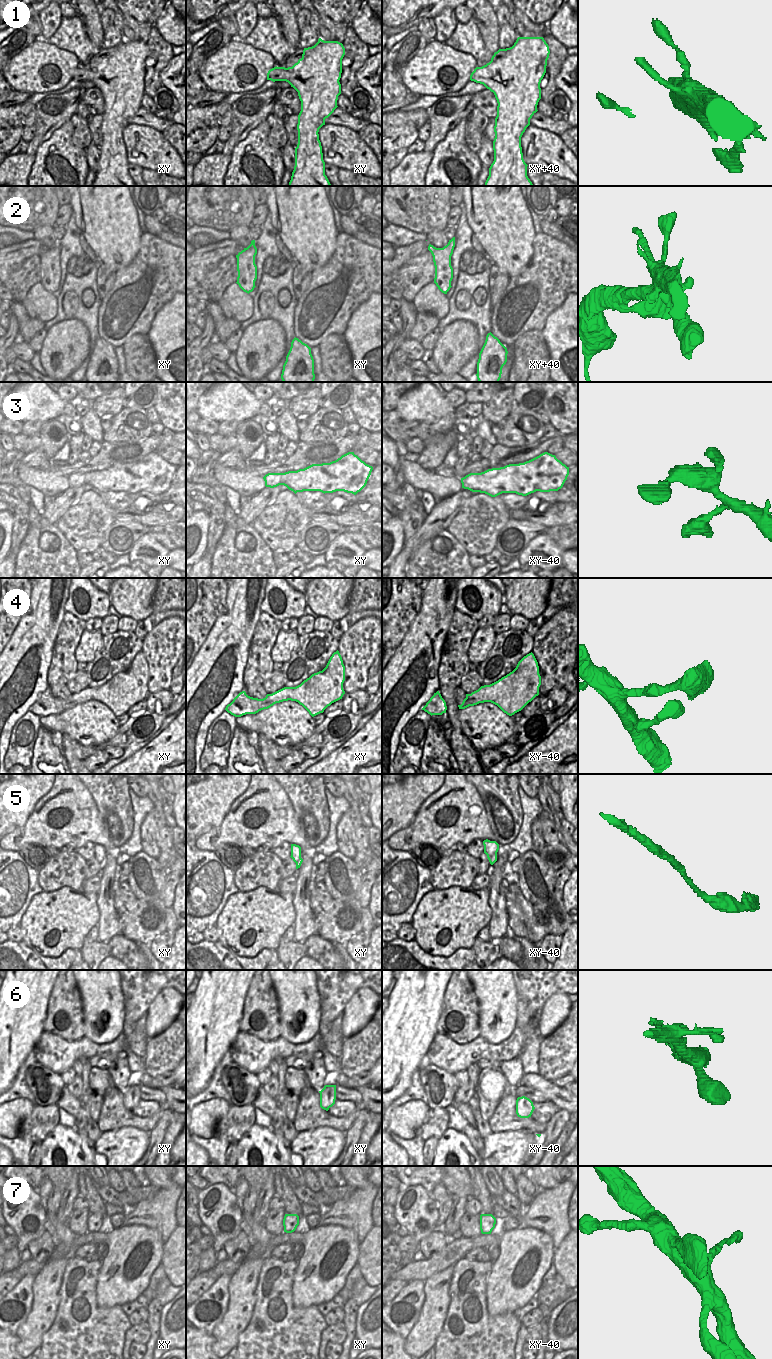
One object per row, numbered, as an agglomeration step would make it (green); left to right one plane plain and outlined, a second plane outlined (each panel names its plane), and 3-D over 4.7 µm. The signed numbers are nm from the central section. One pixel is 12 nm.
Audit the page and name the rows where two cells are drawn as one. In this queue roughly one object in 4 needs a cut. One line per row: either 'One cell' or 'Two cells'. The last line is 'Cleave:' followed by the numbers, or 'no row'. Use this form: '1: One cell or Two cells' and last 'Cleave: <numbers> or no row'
1: One cell
2: One cell
3: One cell
4: One cell
5: One cell
6: One cell
7: One cell
Cleave: no row.

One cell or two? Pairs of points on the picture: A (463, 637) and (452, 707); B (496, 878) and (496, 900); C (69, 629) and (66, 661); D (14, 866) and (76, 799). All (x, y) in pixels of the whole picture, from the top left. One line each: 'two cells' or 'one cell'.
A: one cell
B: one cell
C: one cell
D: two cells

